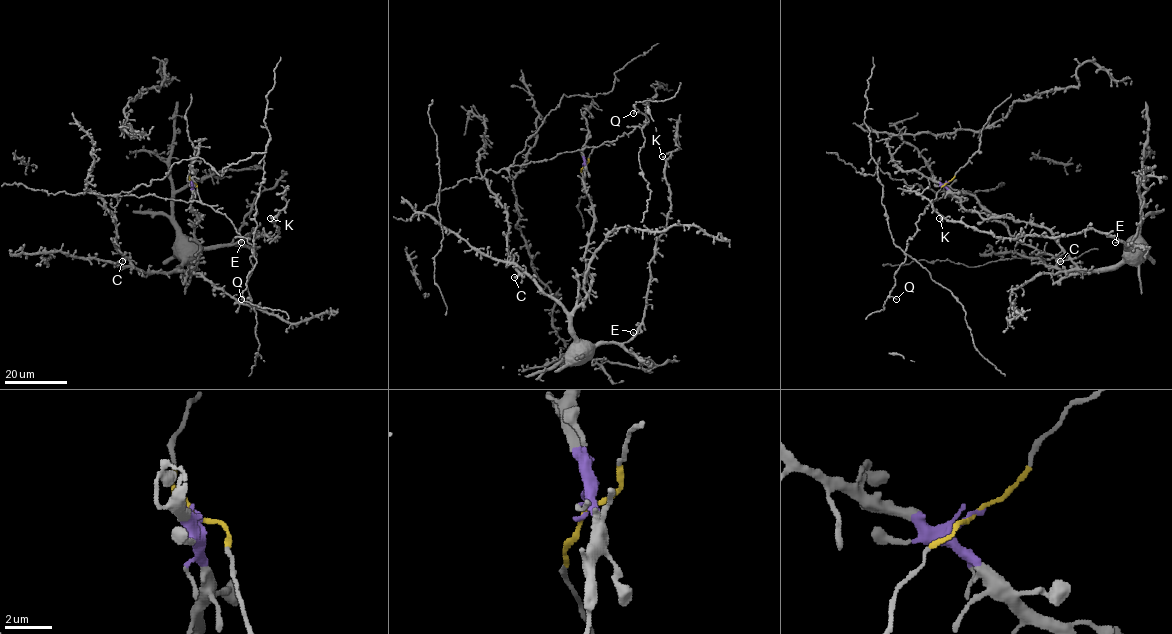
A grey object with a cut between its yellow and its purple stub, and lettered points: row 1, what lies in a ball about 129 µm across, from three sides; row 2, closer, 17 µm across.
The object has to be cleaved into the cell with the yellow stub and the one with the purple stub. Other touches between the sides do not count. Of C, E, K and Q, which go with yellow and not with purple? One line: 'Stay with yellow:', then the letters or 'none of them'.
Stay with yellow: Q

